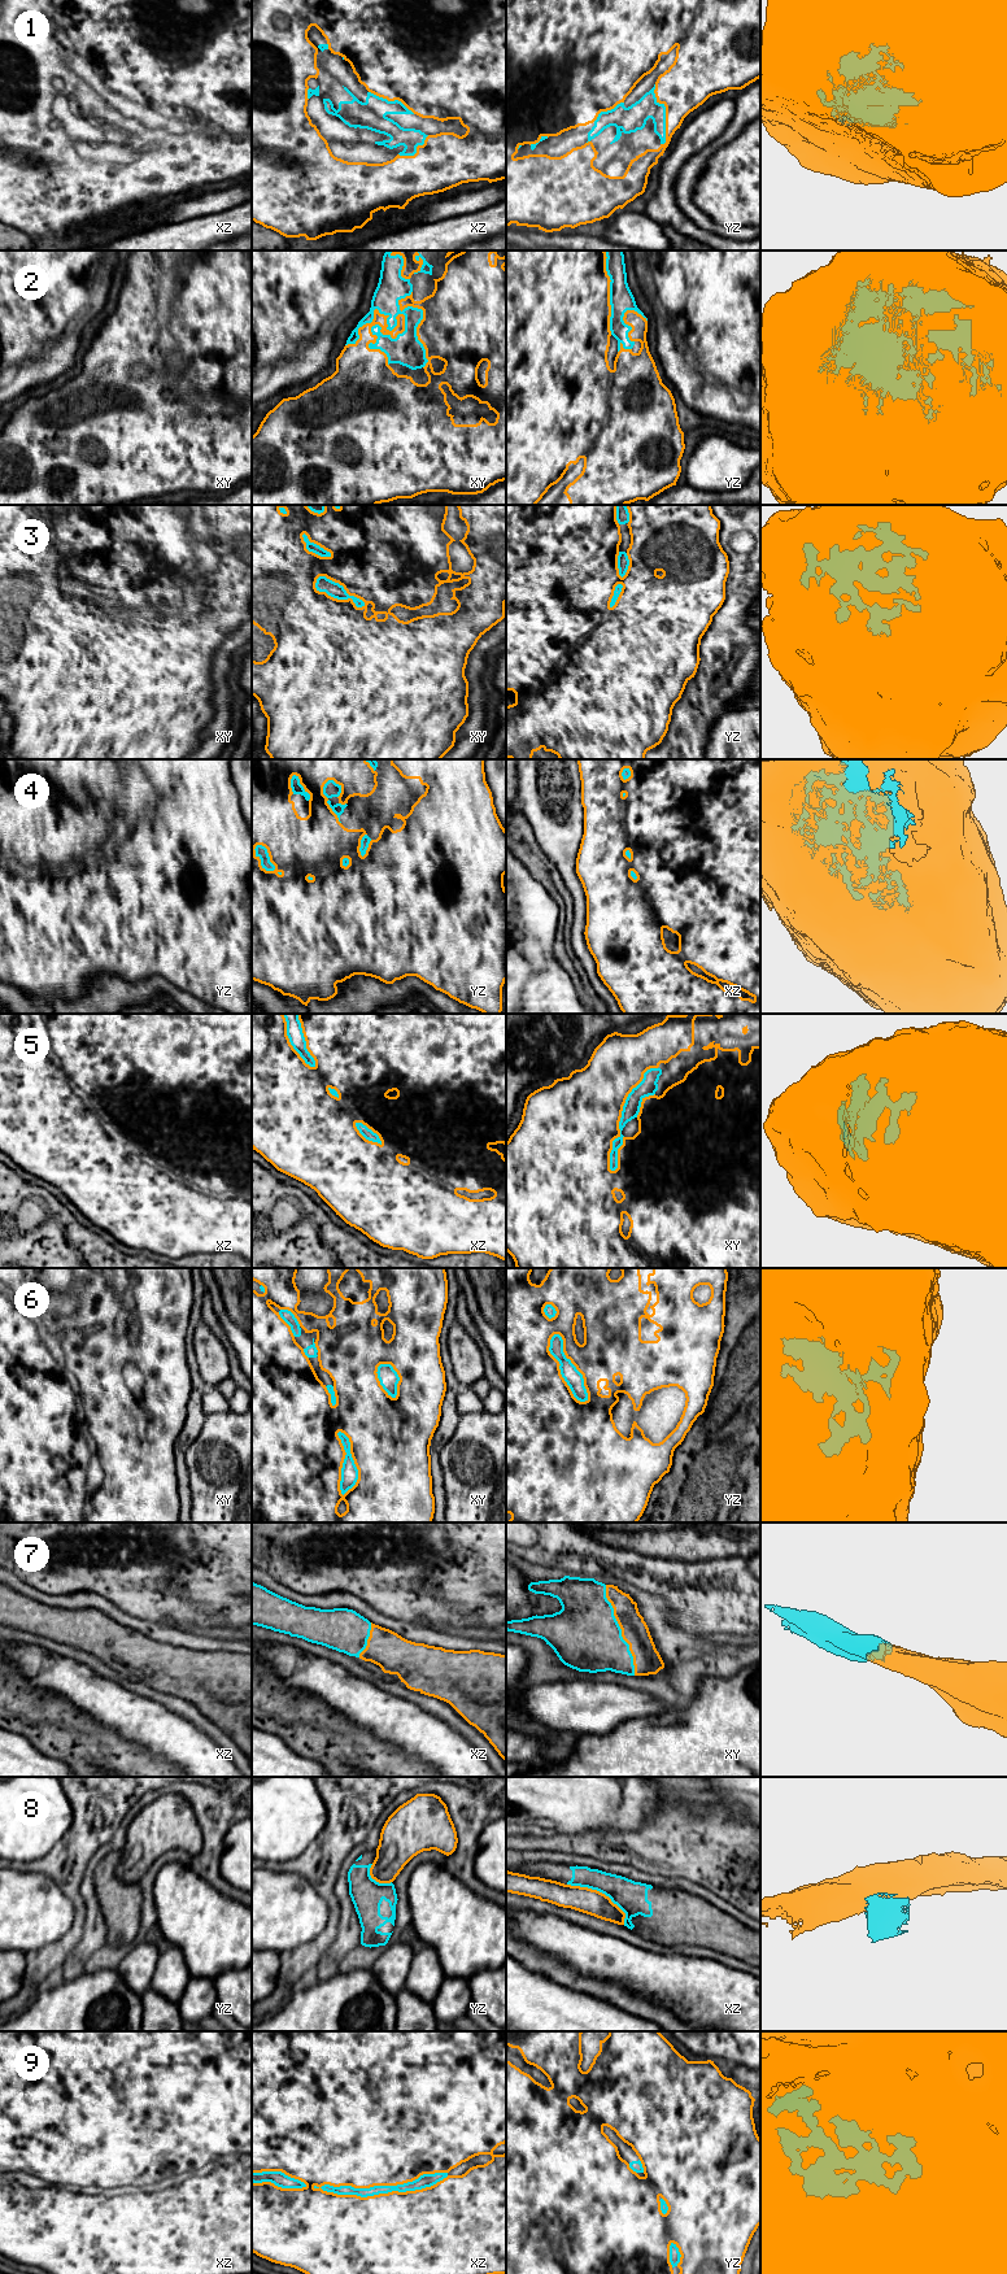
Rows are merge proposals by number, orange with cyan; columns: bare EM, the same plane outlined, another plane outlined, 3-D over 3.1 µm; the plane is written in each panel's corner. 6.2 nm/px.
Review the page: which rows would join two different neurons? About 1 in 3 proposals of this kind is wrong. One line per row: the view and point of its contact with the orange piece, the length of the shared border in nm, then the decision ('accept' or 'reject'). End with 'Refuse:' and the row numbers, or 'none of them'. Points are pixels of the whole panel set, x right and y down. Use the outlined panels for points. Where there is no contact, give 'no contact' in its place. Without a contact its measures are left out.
1: contact yz (666, 114); length 380 nm; accept
2: contact xy (396, 318); length 550 nm; accept
3: contact xy (341, 584); length 360 nm; accept
4: contact yz (327, 800); length 280 nm; accept
5: contact xy (620, 1116); length 700 nm; accept
6: contact yz (574, 1364); length 480 nm; accept
7: contact xy (622, 1630); length 600 nm; accept
8: contact xz (601, 1893); length 440 nm; reject
9: contact xz (380, 2194); length 850 nm; accept
Refuse: 8

